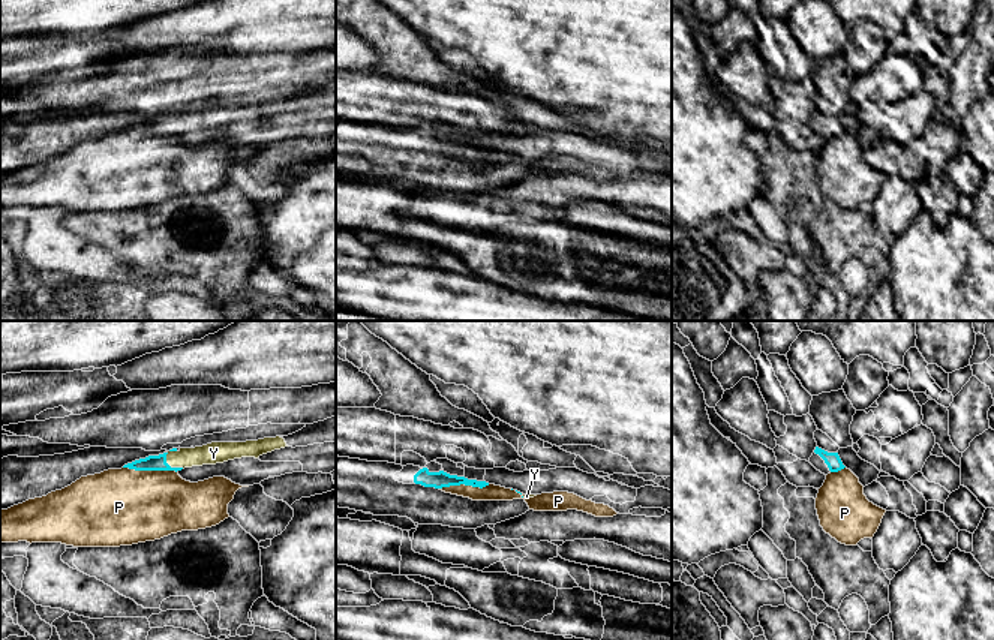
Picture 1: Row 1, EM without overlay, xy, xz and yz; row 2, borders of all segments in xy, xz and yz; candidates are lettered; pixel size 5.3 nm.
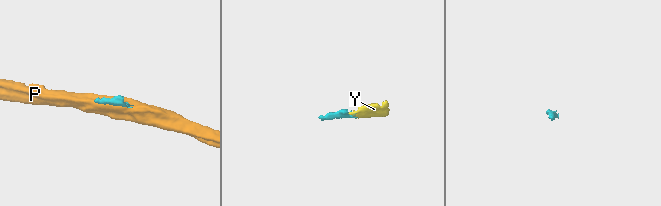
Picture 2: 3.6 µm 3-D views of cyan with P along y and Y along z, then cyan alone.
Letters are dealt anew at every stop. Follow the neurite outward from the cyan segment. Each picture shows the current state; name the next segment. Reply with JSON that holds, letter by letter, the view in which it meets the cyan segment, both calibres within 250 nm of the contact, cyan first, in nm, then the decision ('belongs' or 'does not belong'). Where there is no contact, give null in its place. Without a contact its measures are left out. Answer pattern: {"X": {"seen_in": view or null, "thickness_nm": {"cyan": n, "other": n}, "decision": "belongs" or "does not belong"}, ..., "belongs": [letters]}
{"P": {"seen_in": "xy", "thickness_nm": {"cyan": 80, "other": 420}, "decision": "does not belong"}, "Y": {"seen_in": "xy", "thickness_nm": {"cyan": 80, "other": 120}, "decision": "belongs"}, "belongs": ["Y"]}

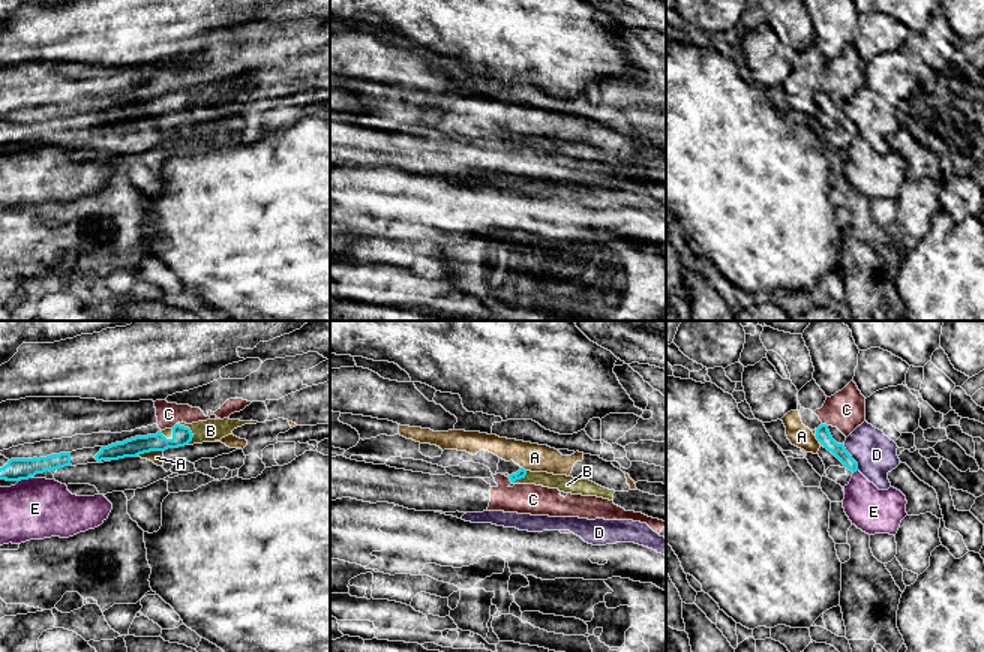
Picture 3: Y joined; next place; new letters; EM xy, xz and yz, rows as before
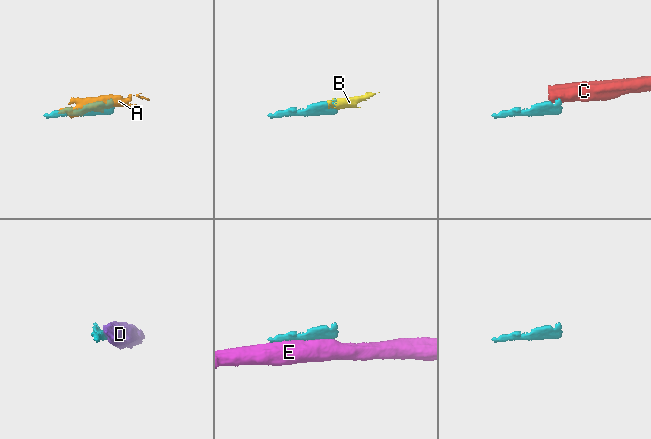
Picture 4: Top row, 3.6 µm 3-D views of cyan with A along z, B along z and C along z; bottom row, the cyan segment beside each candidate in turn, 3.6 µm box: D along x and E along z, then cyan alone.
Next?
{"A": {"seen_in": "xy", "thickness_nm": {"cyan": 100, "other": 70}, "decision": "does not belong"}, "B": {"seen_in": "xy", "thickness_nm": {"cyan": 100, "other": 120}, "decision": "belongs"}, "C": {"seen_in": "xz", "thickness_nm": {"cyan": 50, "other": 160}, "decision": "does not belong"}, "D": {"seen_in": "yz", "thickness_nm": {"cyan": 80, "other": 220}, "decision": "does not belong"}, "E": {"seen_in": "xy", "thickness_nm": {"cyan": 120, "other": 320}, "decision": "does not belong"}, "belongs": ["B"]}

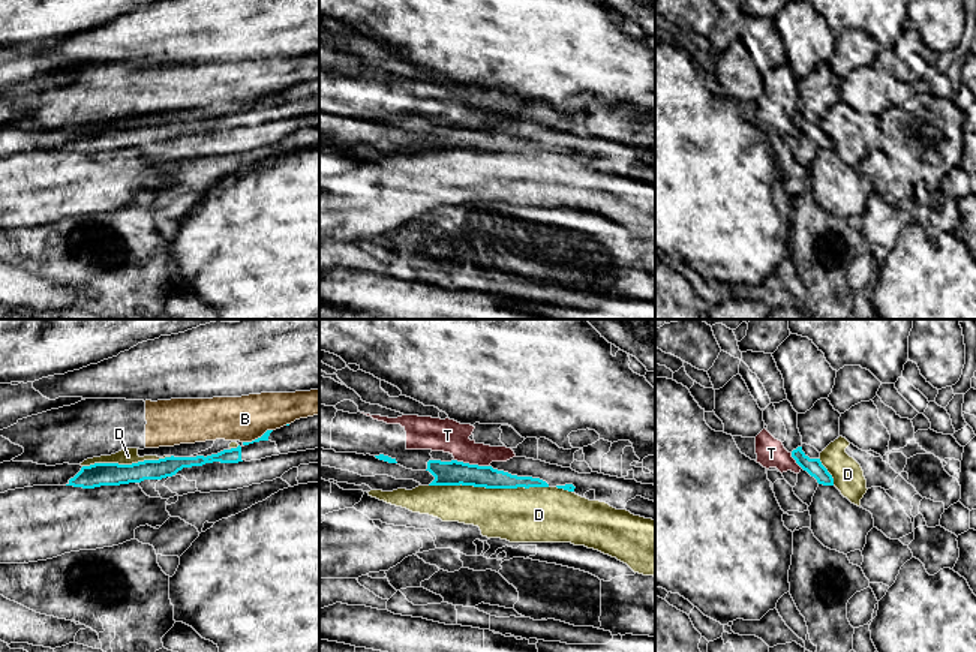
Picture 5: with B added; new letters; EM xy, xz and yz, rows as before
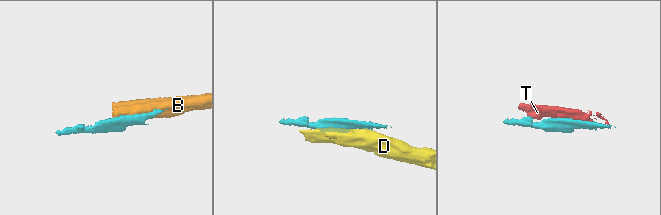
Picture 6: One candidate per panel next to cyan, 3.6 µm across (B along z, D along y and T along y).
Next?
{"B": {"seen_in": "xy", "thickness_nm": {"cyan": 40, "other": 240}, "decision": "does not belong"}, "D": {"seen_in": "xz", "thickness_nm": {"cyan": 130, "other": 300}, "decision": "does not belong"}, "T": {"seen_in": "xz", "thickness_nm": {"cyan": 130, "other": 180}, "decision": "does not belong"}, "belongs": []}

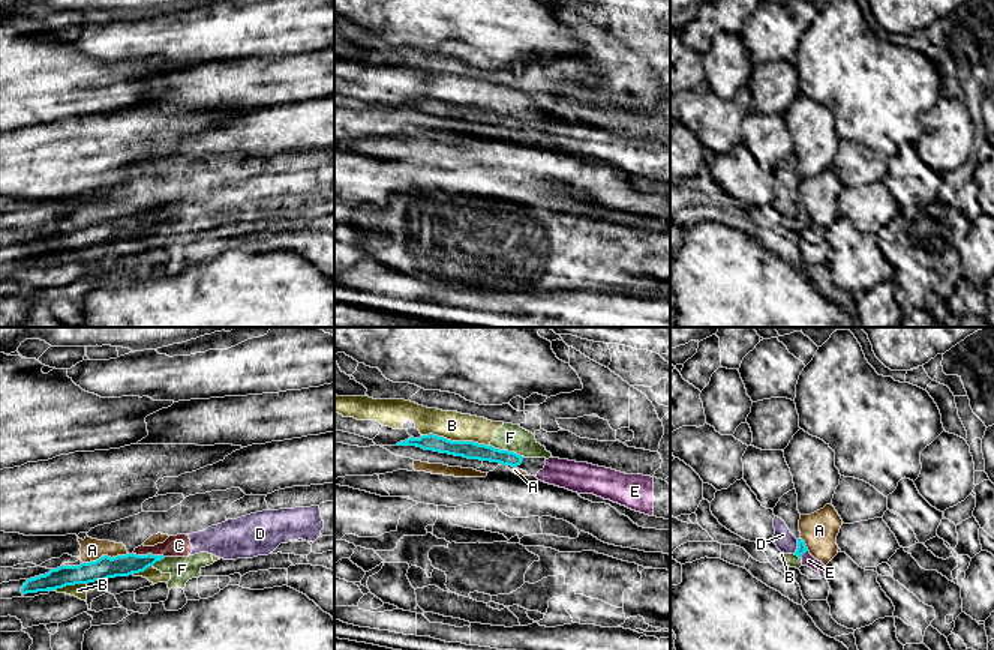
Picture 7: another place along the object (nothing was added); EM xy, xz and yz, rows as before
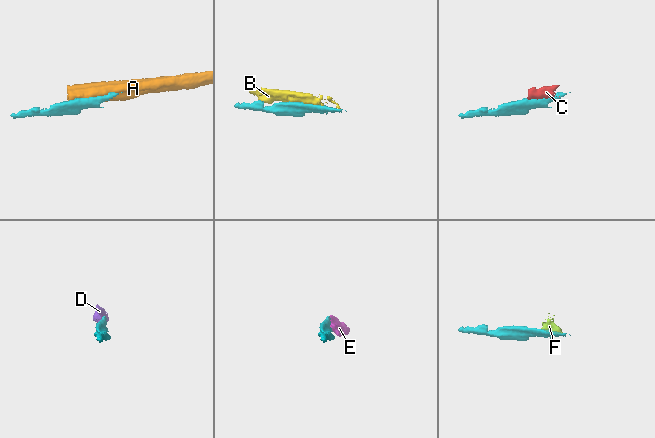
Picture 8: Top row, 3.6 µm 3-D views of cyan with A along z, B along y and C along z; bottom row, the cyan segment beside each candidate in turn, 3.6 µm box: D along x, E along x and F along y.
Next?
{"A": {"seen_in": "xy", "thickness_nm": {"cyan": 120, "other": 120}, "decision": "does not belong"}, "B": {"seen_in": "xz", "thickness_nm": {"cyan": 100, "other": 160}, "decision": "does not belong"}, "C": {"seen_in": "xy", "thickness_nm": {"cyan": 120, "other": 120}, "decision": "does not belong"}, "D": {"seen_in": "yz", "thickness_nm": {"cyan": 50, "other": 110}, "decision": "does not belong"}, "E": {"seen_in": "yz", "thickness_nm": {"cyan": 50, "other": 70}, "decision": "belongs"}, "F": {"seen_in": "xz", "thickness_nm": {"cyan": 100, "other": 150}, "decision": "does not belong"}, "belongs": ["E"]}

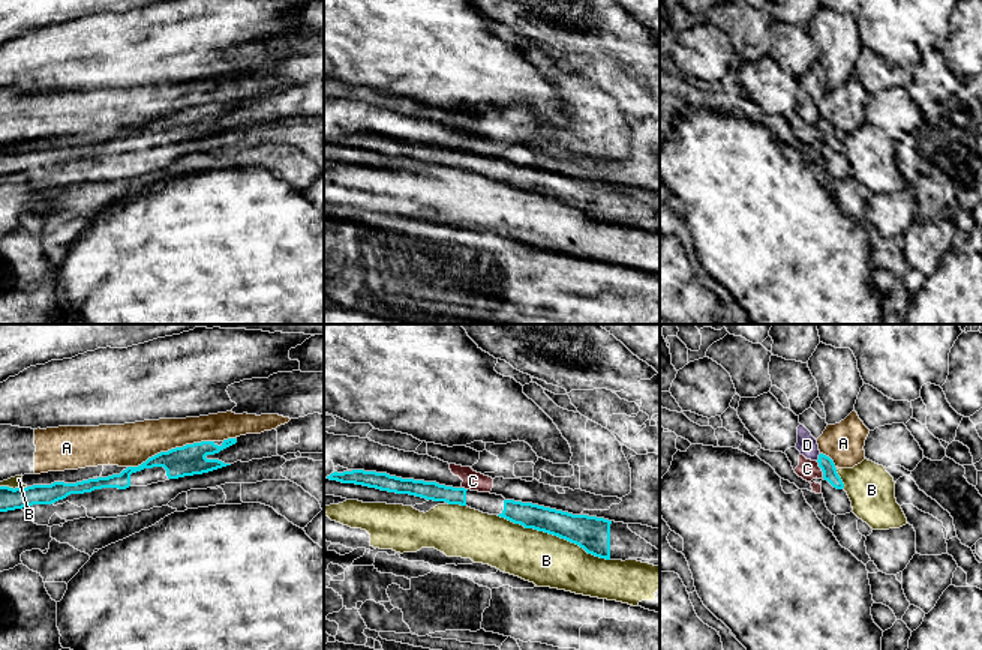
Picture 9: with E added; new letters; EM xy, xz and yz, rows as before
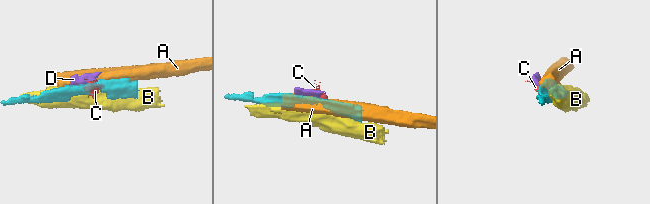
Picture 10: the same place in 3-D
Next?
{"A": {"seen_in": "xy", "thickness_nm": {"cyan": 160, "other": 240}, "decision": "does not belong"}, "B": {"seen_in": "xz", "thickness_nm": {"cyan": 190, "other": 280}, "decision": "does not belong"}, "C": {"seen_in": "yz", "thickness_nm": {"cyan": 80, "other": 110}, "decision": "does not belong"}, "D": {"seen_in": "yz", "thickness_nm": {"cyan": 80, "other": 110}, "decision": "does not belong"}, "belongs": []}

